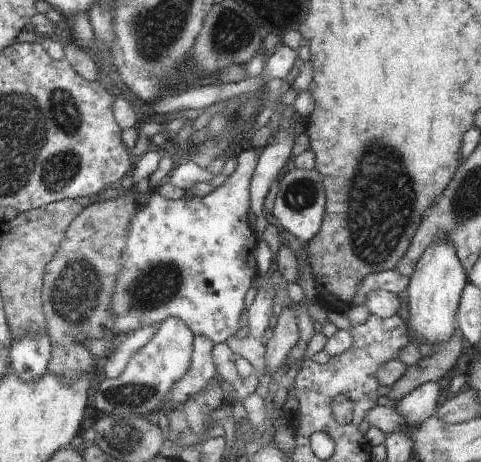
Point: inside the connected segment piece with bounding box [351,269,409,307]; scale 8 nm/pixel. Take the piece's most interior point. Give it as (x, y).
(390, 281)

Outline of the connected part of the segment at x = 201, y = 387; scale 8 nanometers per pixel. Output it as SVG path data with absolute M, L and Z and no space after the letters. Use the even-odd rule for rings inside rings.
M202 336L194 338L194 352L191 359L191 369L188 375L178 382L173 391L167 408L184 407L188 400L209 388L210 382L216 378L212 350L214 344Z

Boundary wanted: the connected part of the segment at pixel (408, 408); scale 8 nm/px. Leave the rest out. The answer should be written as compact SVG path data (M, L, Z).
M429 381L406 394L395 404L395 410L408 425L416 427L436 414L439 398L438 383Z

